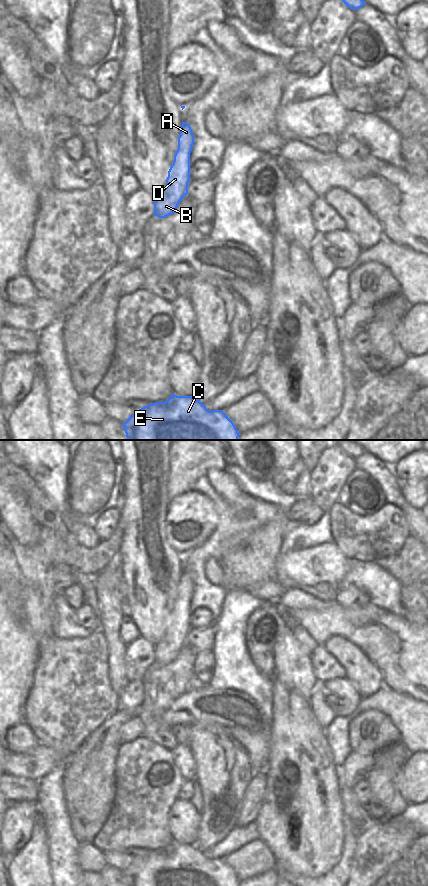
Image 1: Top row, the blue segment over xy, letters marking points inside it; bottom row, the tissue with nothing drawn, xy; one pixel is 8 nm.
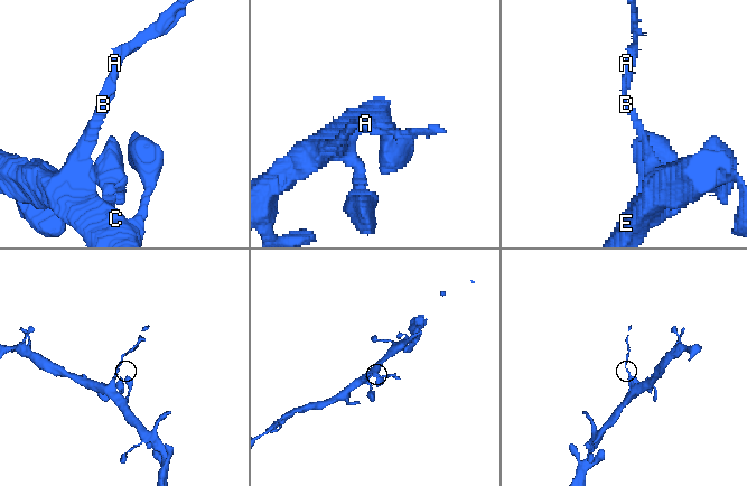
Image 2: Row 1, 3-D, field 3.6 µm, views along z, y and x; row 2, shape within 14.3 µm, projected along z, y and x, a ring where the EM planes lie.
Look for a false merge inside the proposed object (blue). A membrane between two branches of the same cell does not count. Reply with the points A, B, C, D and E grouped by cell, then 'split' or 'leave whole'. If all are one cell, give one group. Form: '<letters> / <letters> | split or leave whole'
A / B C D E | split

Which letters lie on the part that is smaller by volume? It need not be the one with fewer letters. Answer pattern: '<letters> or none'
A

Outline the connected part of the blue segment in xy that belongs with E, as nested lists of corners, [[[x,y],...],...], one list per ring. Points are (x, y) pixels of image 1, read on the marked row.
[[[172,394],[165,402],[155,402],[134,412],[123,424],[128,440],[238,440],[240,433],[232,420],[222,411],[209,411],[193,396]]]

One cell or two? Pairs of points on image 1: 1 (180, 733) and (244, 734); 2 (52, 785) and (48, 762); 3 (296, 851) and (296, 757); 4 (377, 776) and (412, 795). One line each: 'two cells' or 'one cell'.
1: two cells
2: two cells
3: one cell
4: two cells

